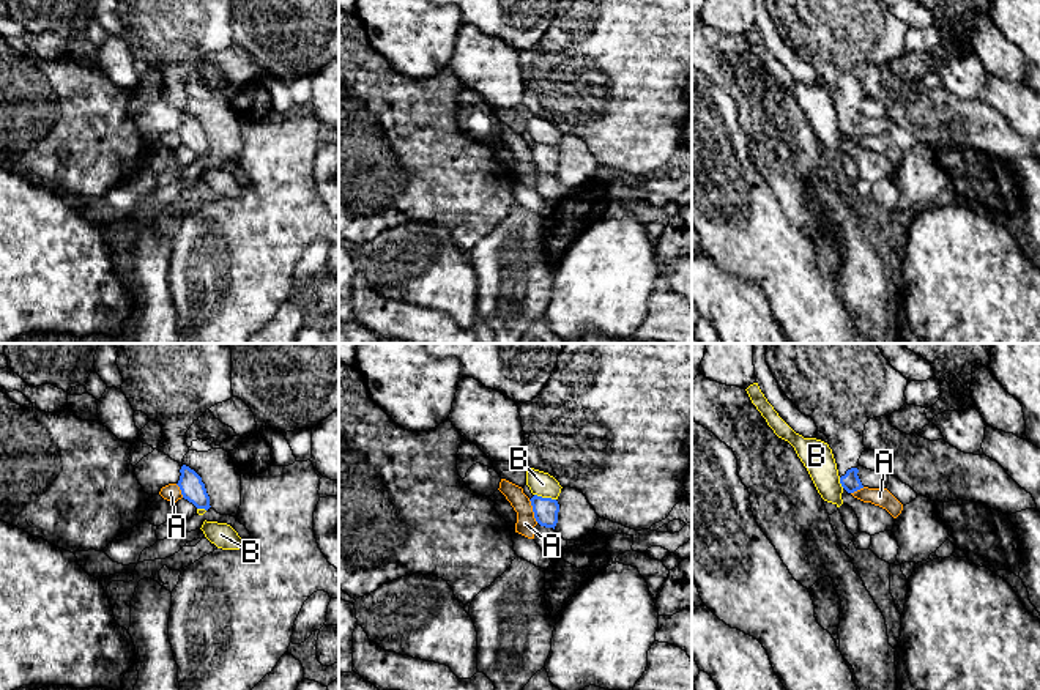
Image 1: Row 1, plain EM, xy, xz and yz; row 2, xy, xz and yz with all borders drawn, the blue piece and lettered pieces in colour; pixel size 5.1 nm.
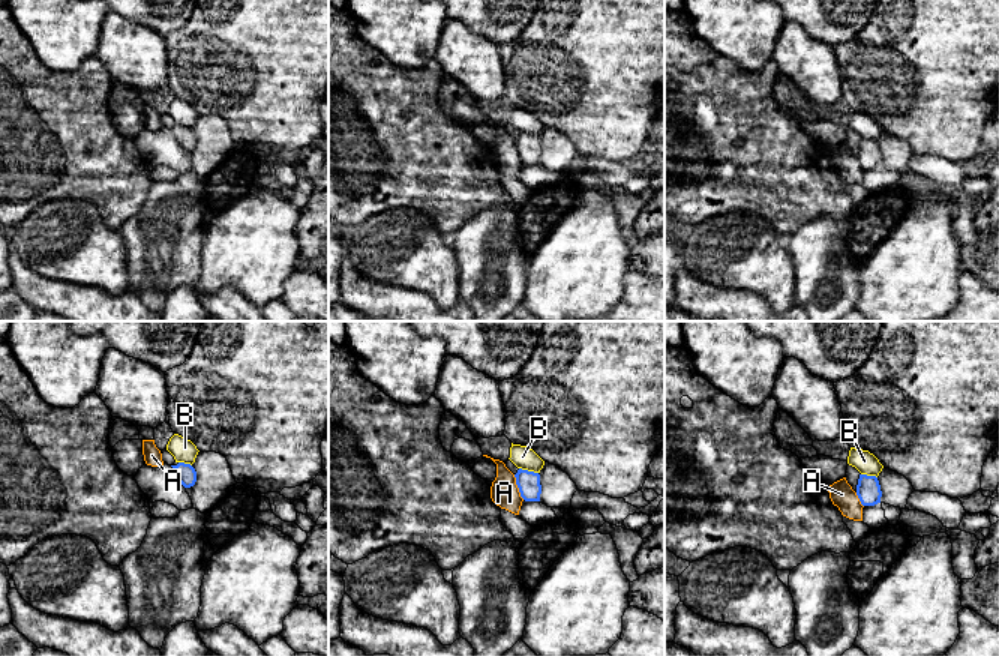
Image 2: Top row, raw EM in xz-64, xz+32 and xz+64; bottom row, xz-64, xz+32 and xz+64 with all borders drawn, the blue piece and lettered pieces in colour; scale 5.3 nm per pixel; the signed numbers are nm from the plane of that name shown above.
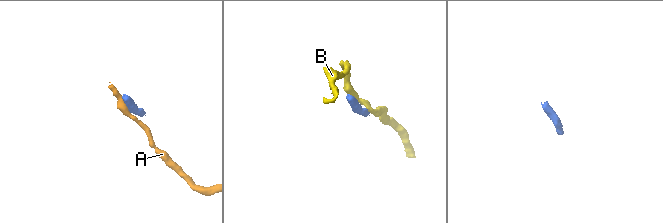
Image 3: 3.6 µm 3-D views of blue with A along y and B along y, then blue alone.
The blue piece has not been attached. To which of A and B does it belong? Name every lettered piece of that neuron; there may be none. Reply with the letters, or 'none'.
none

